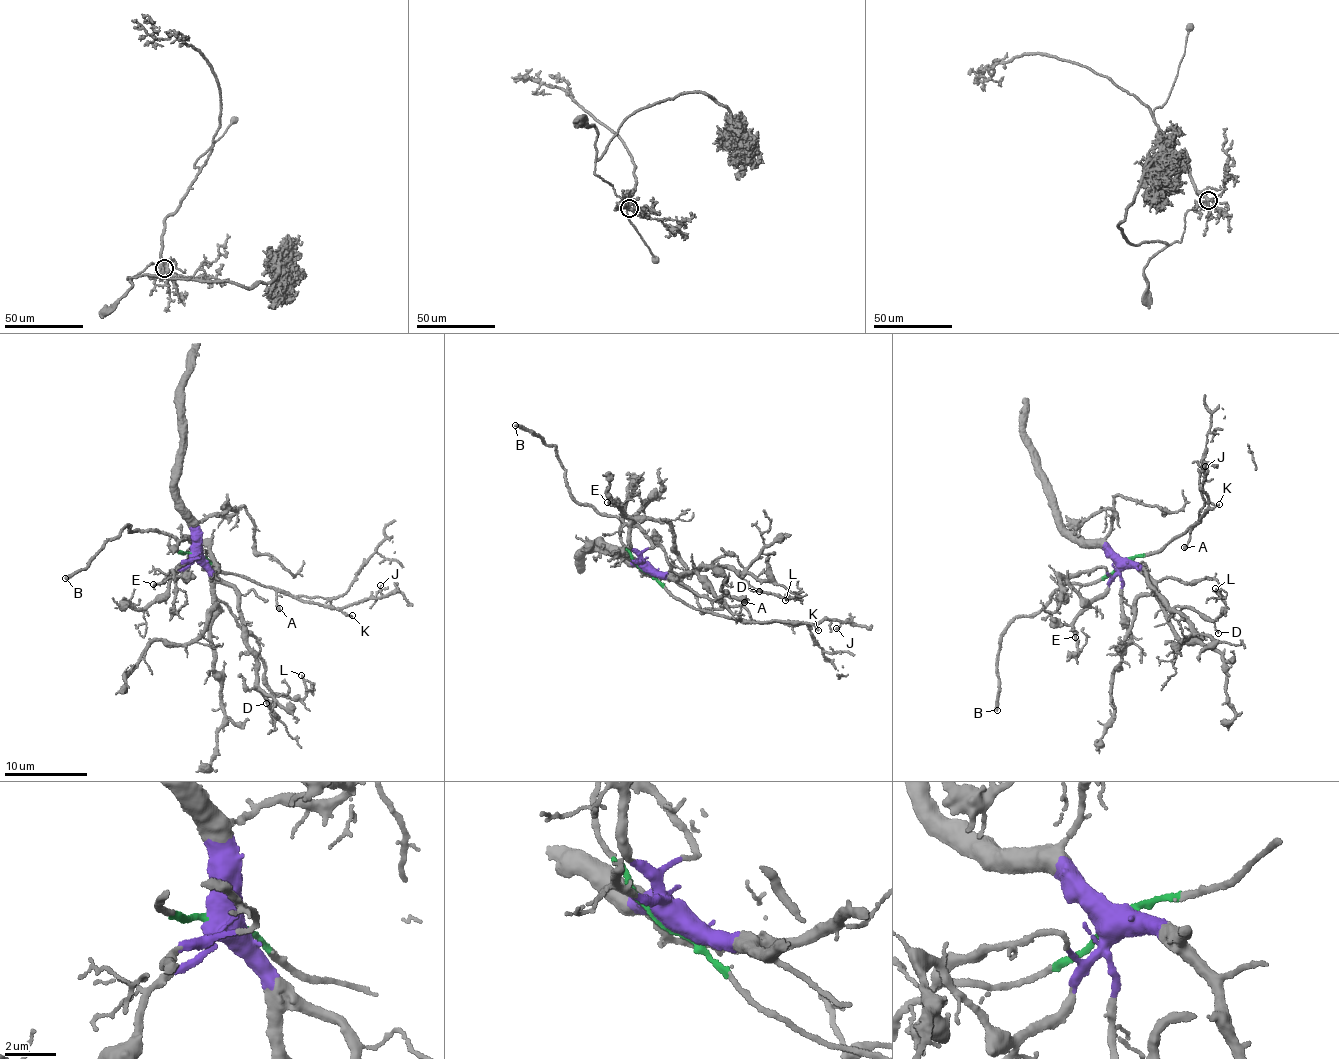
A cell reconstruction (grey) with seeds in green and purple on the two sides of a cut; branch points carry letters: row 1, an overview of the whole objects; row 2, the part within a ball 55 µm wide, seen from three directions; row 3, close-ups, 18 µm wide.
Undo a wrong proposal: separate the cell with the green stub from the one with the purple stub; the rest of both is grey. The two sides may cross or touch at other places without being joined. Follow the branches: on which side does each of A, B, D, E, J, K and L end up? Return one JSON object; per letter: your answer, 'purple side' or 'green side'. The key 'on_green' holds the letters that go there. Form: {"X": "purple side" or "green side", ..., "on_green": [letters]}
{"A": "green side", "B": "green side", "D": "purple side", "E": "purple side", "J": "green side", "K": "green side", "L": "purple side", "on_green": ["A", "B", "J", "K"]}

